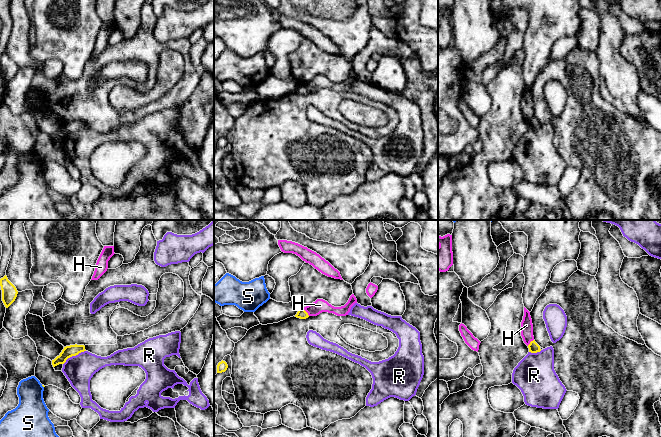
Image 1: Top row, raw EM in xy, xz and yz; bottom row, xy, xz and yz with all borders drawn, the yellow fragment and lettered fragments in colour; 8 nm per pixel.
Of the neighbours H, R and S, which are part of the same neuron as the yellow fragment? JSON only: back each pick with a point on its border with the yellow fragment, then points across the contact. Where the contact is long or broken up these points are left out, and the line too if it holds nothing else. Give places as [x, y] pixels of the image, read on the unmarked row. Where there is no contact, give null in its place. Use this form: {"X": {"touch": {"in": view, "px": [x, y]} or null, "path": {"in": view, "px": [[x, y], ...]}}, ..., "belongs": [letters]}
{"belongs": []}

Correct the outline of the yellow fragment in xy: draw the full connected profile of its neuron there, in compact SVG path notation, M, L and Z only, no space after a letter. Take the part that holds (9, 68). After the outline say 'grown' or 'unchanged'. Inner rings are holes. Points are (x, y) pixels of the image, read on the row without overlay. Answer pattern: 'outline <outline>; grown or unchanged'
outline M6 51L0 55L0 62L2 66L2 77L5 83L8 84L15 77L18 67Z; unchanged

